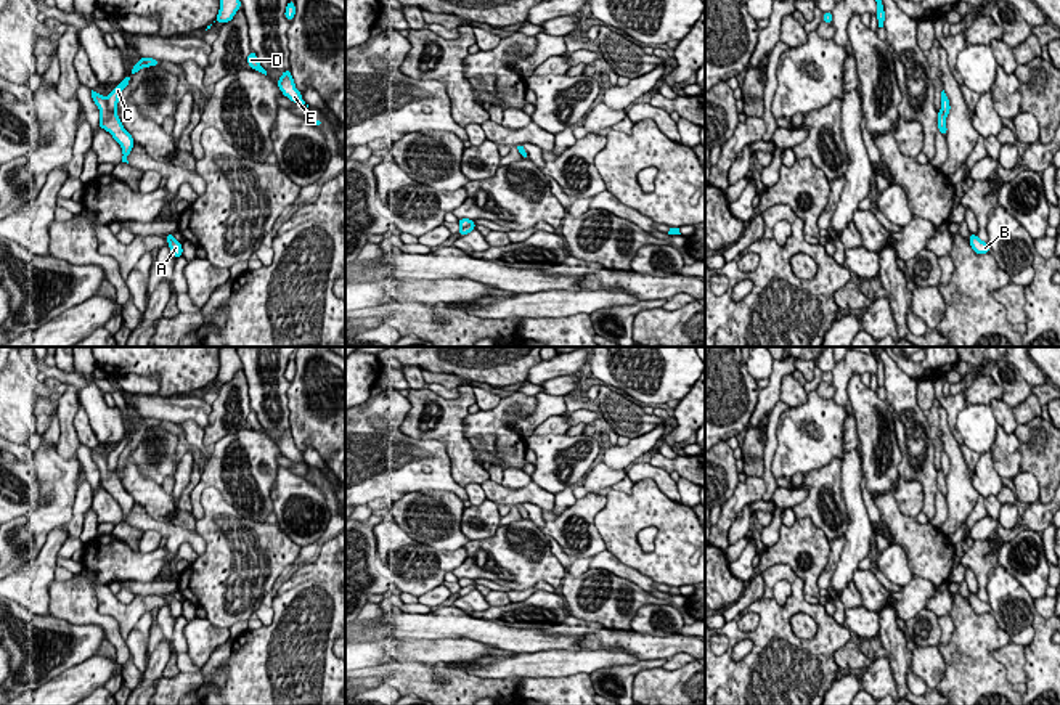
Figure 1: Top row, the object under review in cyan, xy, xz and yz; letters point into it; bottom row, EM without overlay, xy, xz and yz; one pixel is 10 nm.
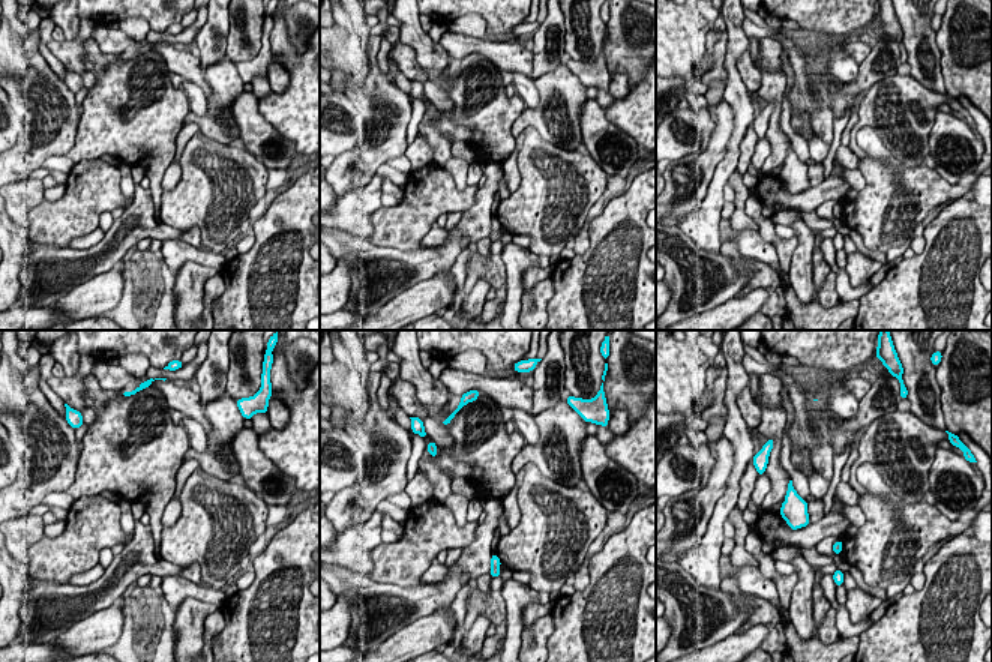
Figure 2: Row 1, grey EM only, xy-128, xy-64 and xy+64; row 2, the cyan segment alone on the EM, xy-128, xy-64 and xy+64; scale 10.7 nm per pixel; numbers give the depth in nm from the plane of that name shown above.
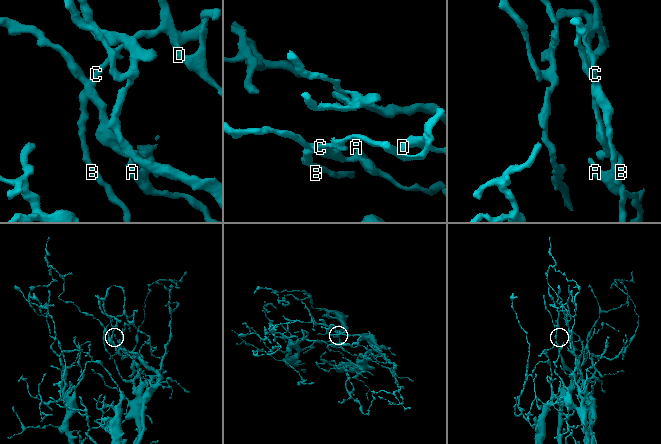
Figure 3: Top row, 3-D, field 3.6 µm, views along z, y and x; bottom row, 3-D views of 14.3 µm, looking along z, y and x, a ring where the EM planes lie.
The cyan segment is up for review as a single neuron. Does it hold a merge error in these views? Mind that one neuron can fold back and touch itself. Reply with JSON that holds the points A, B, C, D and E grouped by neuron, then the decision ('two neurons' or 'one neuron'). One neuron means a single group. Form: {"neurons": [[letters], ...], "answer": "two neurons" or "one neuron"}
{"neurons": [["A", "B", "C", "D", "E"]], "answer": "one neuron"}

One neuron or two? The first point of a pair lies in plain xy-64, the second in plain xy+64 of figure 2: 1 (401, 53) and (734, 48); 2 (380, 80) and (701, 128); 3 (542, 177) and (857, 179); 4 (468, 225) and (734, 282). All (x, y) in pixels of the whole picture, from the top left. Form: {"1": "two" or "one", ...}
{"1": "two", "2": "two", "3": "two", "4": "one"}

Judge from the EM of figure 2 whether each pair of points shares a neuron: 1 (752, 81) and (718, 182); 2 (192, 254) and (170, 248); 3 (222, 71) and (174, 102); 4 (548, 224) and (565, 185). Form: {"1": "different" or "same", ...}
{"1": "different", "2": "same", "3": "different", "4": "same"}

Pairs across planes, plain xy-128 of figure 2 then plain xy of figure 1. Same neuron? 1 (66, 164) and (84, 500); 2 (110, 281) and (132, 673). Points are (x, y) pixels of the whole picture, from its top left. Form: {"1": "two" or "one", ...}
{"1": "one", "2": "two"}

